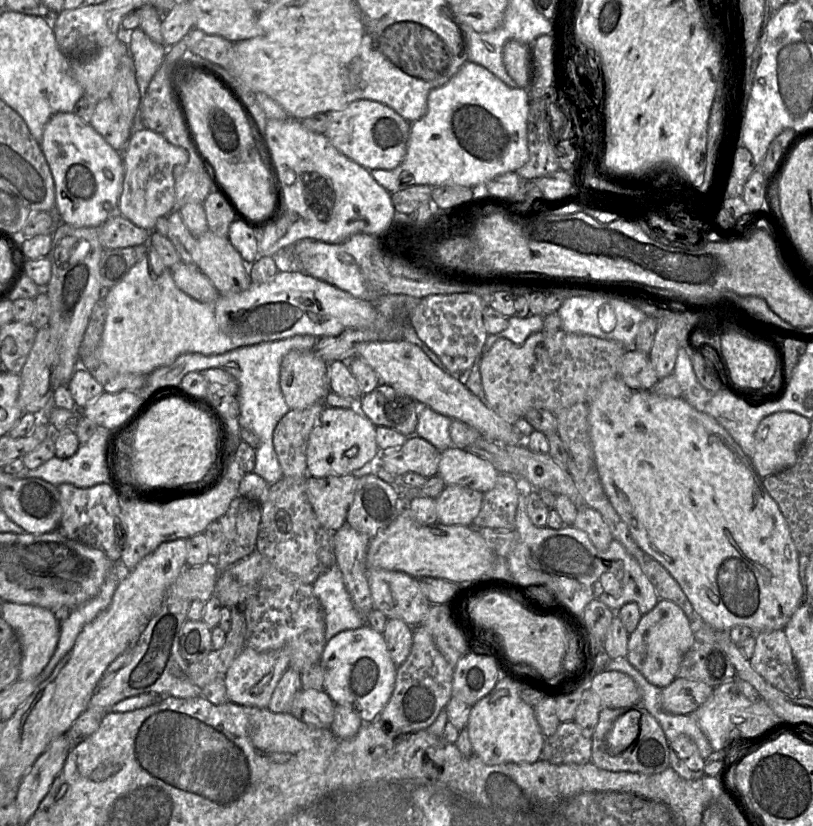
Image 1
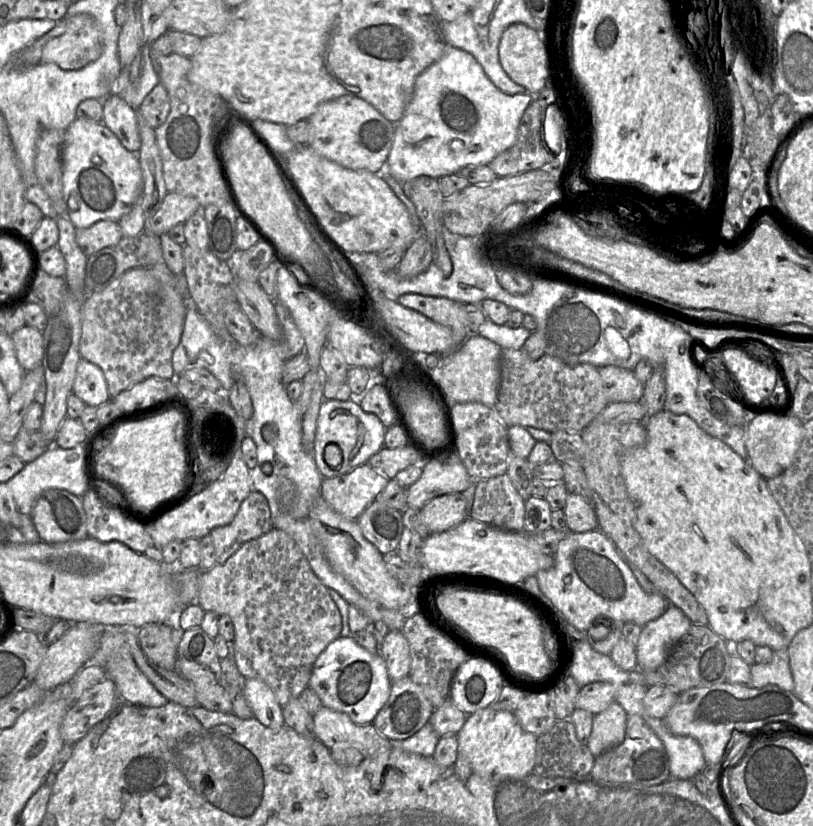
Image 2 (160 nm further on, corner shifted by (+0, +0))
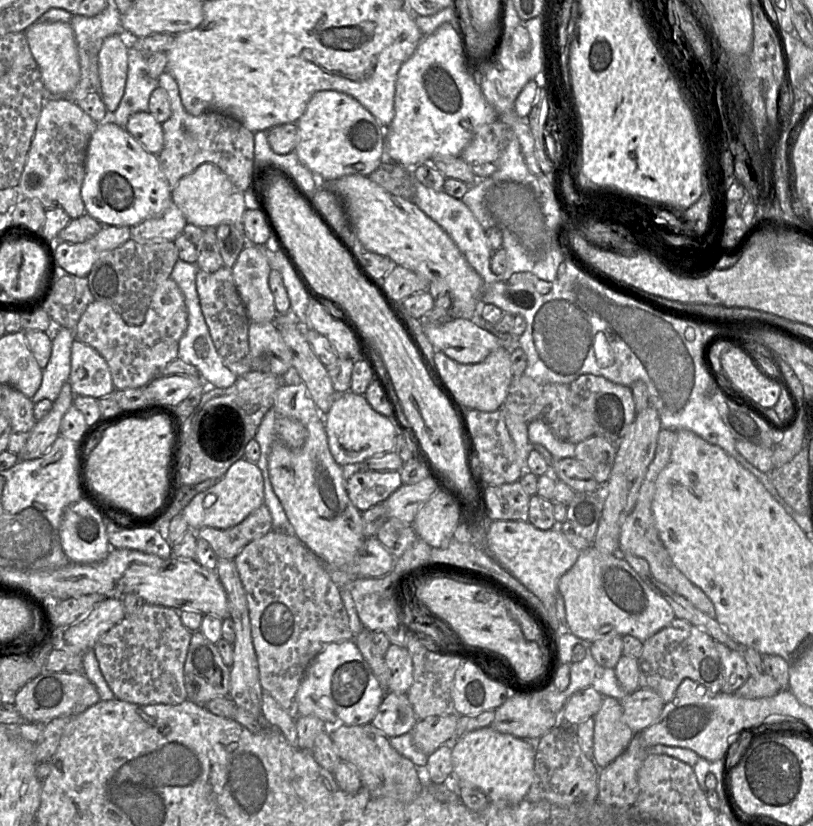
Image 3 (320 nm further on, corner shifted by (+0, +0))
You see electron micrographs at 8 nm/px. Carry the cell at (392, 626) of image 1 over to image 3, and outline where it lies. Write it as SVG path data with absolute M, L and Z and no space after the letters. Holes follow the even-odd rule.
M391 644L384 659L390 670L388 691L407 694L413 684L413 663L408 649Z

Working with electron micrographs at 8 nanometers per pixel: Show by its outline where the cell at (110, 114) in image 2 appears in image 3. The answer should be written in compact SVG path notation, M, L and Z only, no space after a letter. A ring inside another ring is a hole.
M150 112L133 113L125 129L148 152L158 155L163 149L164 135L162 123L158 122Z

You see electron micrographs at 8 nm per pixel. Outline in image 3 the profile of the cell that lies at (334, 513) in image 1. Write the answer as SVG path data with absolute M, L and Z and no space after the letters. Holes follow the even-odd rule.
M359 471L346 480L346 491L362 513L384 502L402 485L400 471Z

